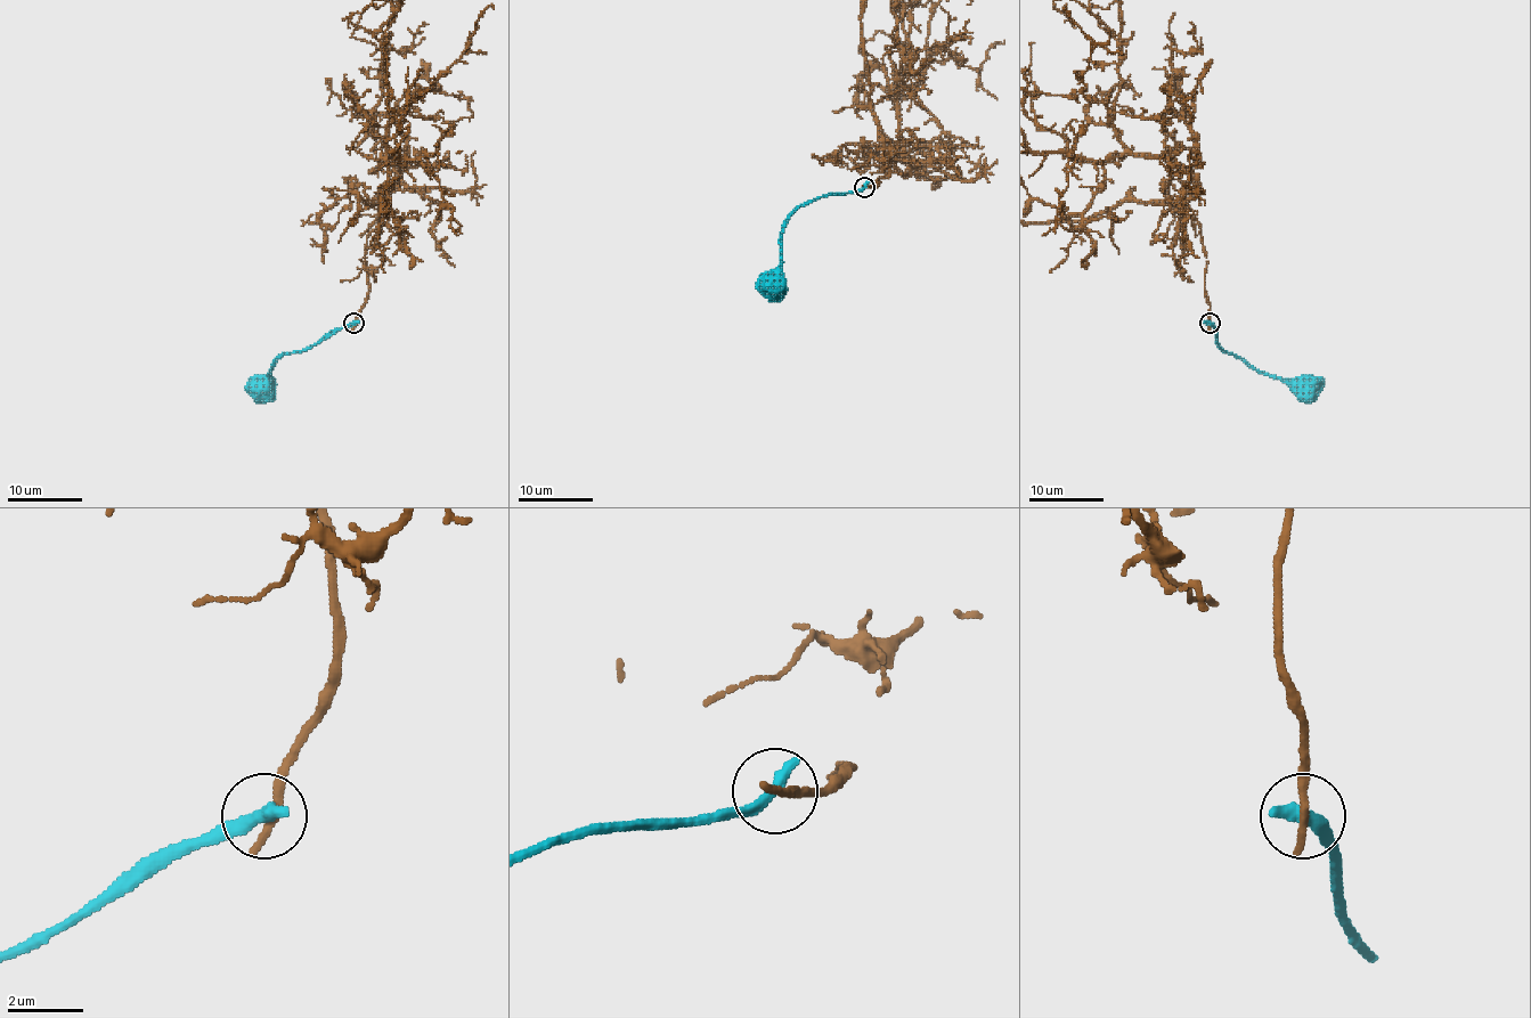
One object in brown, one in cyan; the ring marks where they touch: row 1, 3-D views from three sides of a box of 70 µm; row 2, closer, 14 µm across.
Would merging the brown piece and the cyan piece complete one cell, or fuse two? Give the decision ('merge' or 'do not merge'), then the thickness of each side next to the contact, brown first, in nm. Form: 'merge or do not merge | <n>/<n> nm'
do not merge | 300/440 nm

